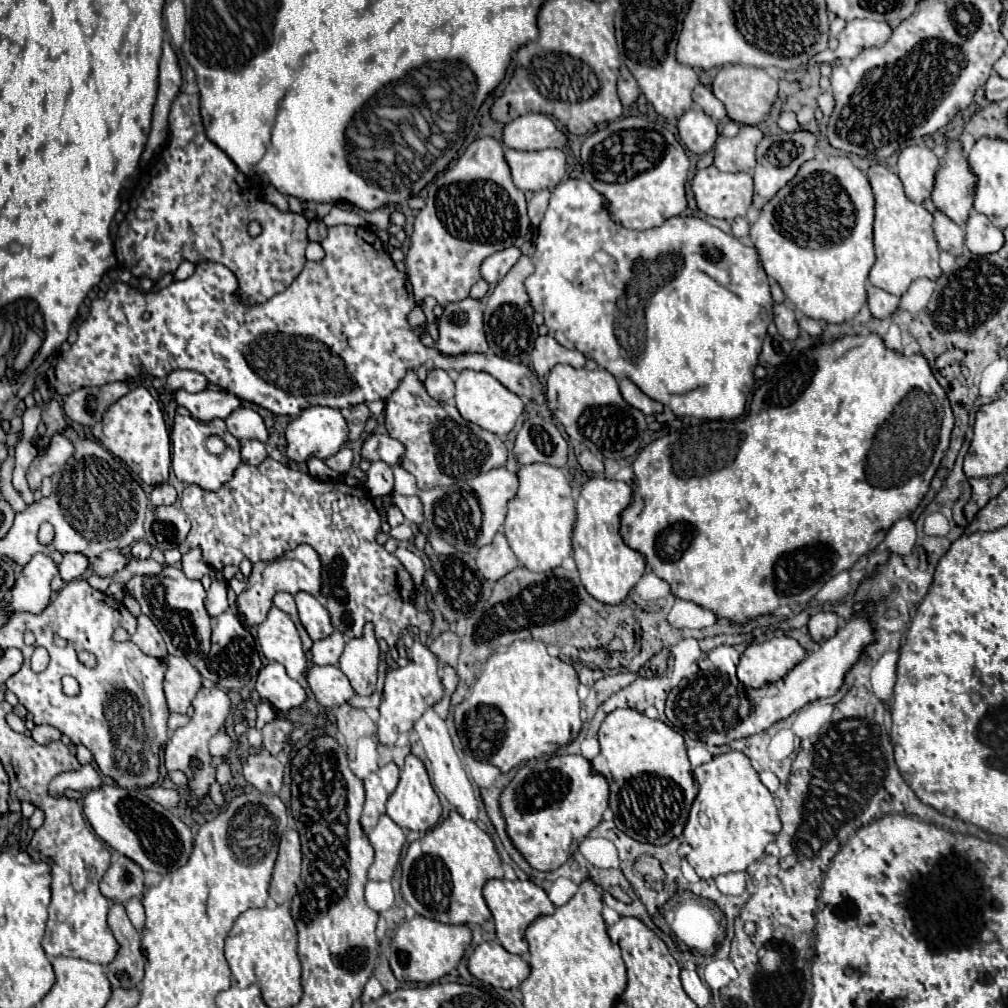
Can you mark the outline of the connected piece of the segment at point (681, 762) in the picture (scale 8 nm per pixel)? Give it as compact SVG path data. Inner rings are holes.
M617 709L605 717L599 729L601 753L591 761L591 767L597 775L603 775L609 783L609 809L615 815L615 825L635 841L665 845L673 837L679 837L685 829L689 809L697 797L697 783L693 779L691 763L687 759L683 737L673 731L669 725L657 719L649 719L635 709Z

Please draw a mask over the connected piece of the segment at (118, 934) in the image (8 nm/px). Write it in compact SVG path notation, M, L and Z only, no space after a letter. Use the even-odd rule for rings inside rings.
M113 903L109 907L107 925L119 943L117 957L105 967L105 975L111 987L123 987L123 989L139 987L143 979L143 967L145 967L145 957L139 945L141 941L139 931L131 925L123 905L119 903Z

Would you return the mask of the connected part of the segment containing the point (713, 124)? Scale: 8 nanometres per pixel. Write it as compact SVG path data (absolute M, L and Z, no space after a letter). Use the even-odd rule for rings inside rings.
M693 107L691 111L683 113L679 117L679 137L683 141L683 145L695 153L695 155L703 155L707 151L711 151L717 143L717 121L713 121L709 115L703 113L703 109Z

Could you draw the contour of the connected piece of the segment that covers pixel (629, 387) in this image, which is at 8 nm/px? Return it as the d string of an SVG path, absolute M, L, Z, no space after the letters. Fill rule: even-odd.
M623 379L619 383L619 389L621 389L621 395L627 403L631 403L635 409L643 411L645 415L659 415L664 410L664 406L657 401L653 401L651 397L643 395L643 391L639 391L639 387L635 387L635 383L631 383L629 379Z

